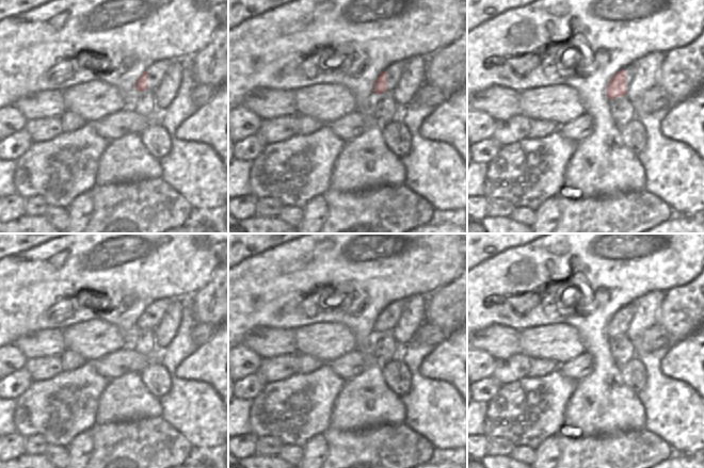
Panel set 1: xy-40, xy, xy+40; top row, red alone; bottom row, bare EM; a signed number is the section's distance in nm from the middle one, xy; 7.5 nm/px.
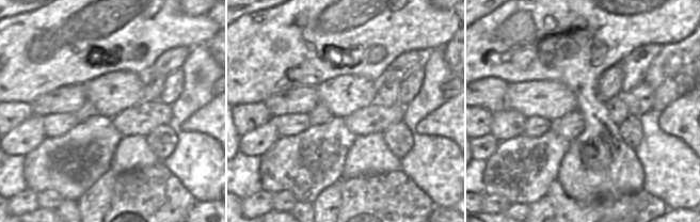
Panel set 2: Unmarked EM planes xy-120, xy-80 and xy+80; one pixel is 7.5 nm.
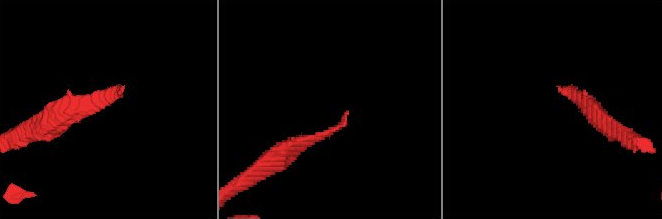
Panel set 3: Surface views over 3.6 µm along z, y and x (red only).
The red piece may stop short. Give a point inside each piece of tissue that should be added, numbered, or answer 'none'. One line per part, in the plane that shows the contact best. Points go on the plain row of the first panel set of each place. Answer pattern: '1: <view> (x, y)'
1: xy (394, 309)

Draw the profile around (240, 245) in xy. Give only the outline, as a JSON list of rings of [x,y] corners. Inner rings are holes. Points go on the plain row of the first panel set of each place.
[[[228,233],[228,269],[282,243],[309,233]]]

